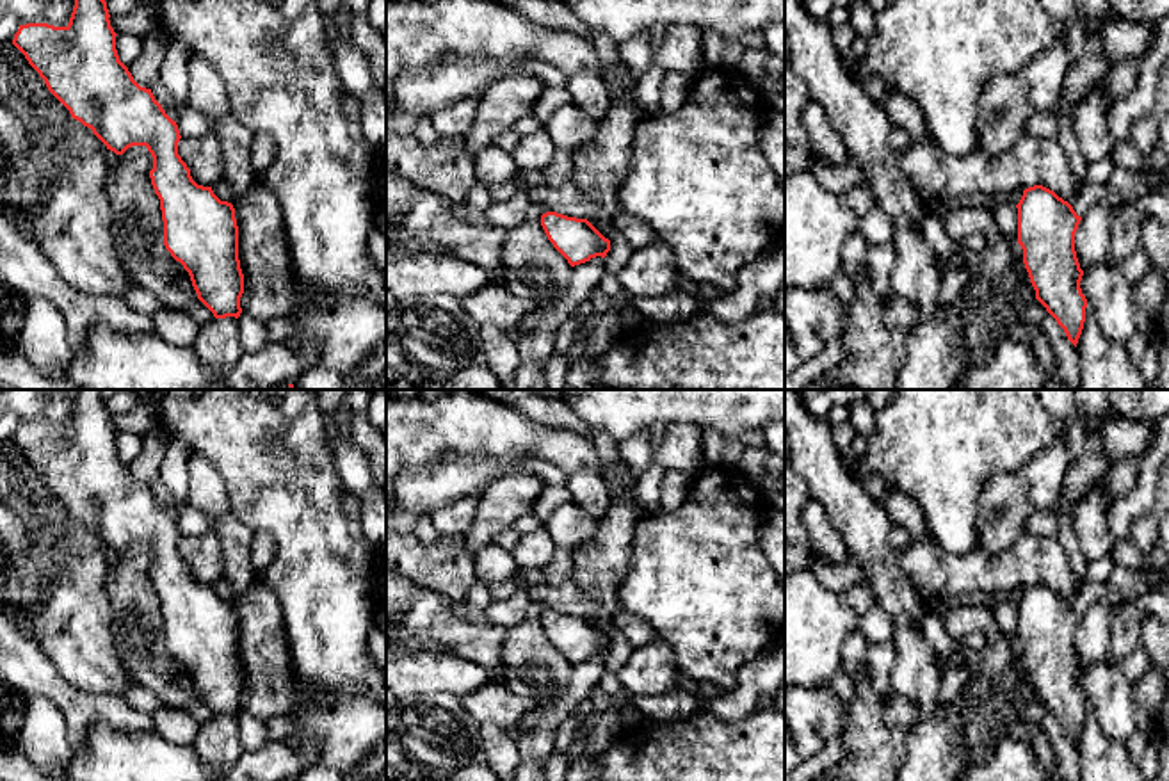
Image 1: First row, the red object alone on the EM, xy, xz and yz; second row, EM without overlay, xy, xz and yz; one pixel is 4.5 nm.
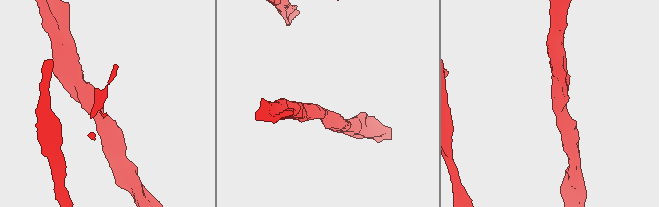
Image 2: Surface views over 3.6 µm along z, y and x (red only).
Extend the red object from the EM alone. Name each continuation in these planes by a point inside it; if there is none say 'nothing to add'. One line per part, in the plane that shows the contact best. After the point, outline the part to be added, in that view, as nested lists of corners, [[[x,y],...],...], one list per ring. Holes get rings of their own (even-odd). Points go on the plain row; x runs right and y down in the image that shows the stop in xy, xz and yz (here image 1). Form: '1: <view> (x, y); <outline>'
nothing to add

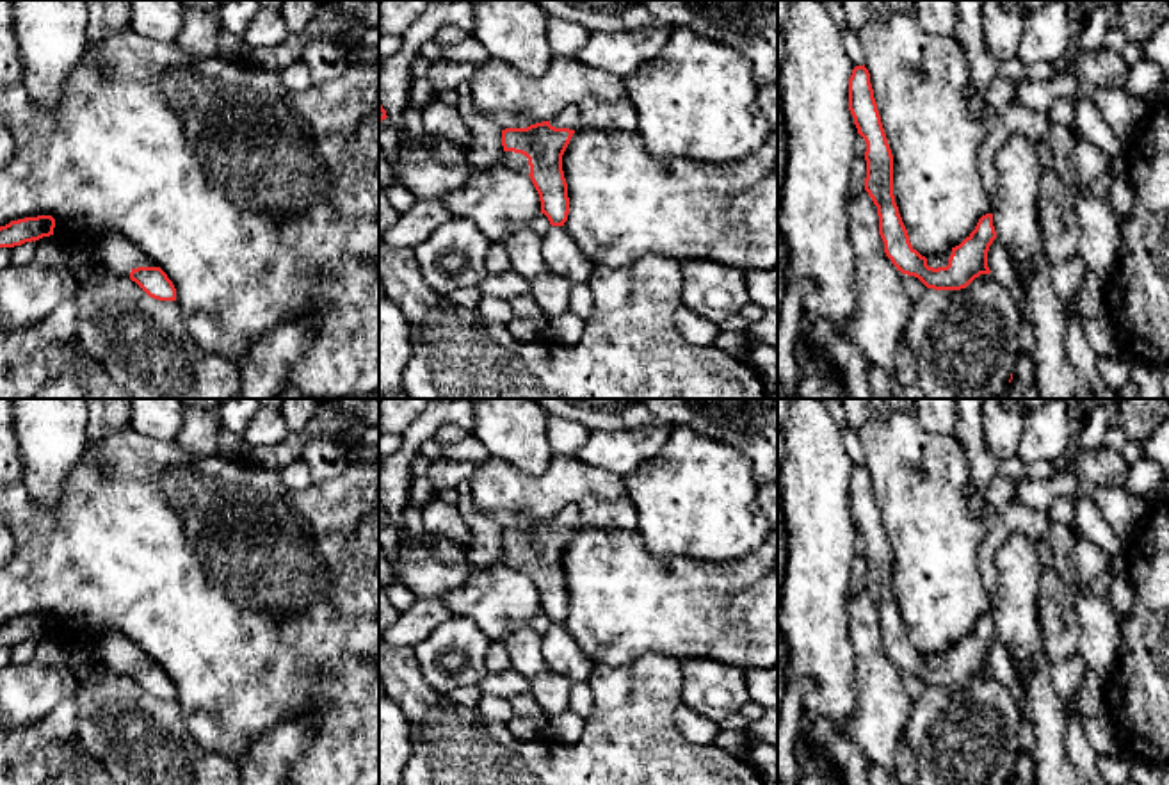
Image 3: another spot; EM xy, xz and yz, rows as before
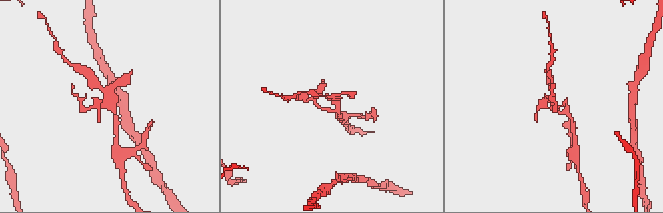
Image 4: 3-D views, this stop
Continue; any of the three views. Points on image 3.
1: yz (942, 657); [[[952,648],[938,651],[938,653],[932,653],[932,655],[927,655],[927,664],[934,666],[934,668],[947,666],[950,653],[952,653]]]

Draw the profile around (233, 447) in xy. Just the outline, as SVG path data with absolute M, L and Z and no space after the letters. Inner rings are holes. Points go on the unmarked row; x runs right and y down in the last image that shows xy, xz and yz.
M226 429L221 433L215 454L228 461L253 461L251 447L242 438L242 434Z

